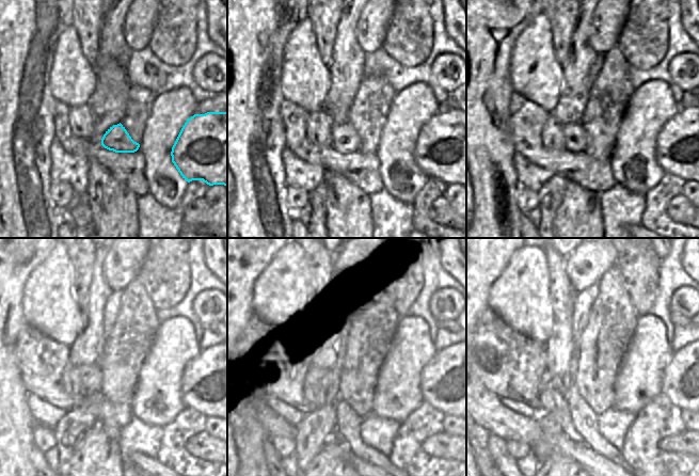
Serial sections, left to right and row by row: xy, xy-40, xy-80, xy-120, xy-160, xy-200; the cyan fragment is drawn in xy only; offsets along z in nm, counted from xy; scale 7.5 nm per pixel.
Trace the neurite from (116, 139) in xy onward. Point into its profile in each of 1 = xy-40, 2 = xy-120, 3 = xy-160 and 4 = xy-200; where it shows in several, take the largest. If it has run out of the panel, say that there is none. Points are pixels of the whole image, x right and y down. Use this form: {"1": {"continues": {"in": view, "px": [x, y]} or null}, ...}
{"1": {"continues": {"in": "xy-40", "px": [343, 138]}}, "2": {"continues": {"in": "xy-120", "px": [91, 376]}}, "3": {"continues": {"in": "xy-160", "px": [328, 378]}}, "4": {"continues": {"in": "xy-200", "px": [549, 380]}}}

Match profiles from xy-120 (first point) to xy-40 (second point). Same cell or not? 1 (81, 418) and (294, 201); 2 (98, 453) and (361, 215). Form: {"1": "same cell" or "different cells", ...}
{"1": "different cells", "2": "same cell"}

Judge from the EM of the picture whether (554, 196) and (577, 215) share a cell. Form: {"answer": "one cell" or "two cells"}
{"answer": "two cells"}

